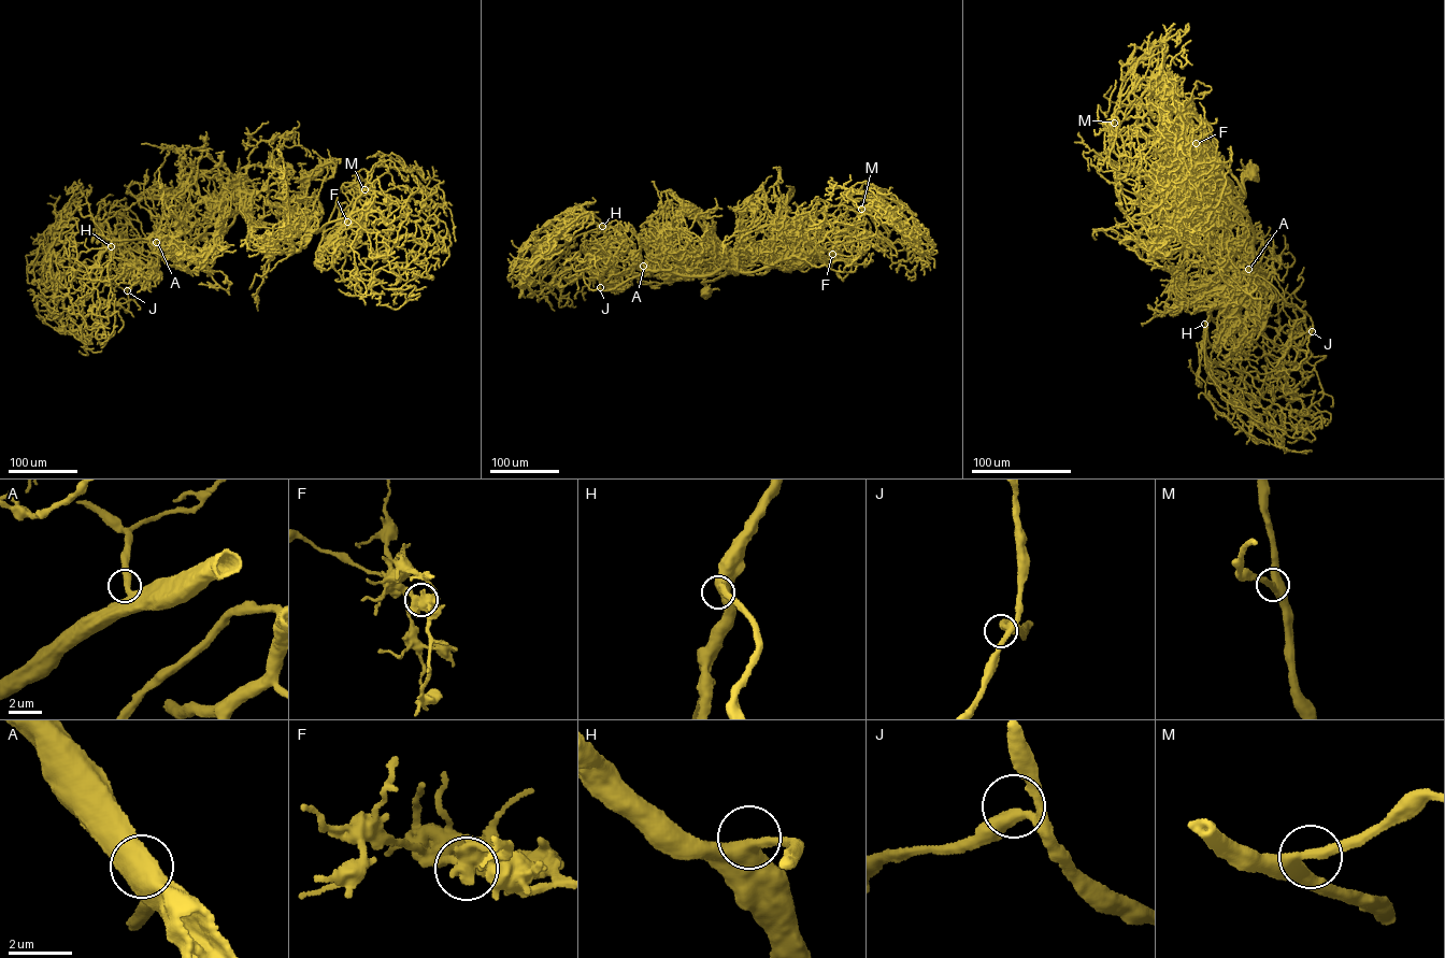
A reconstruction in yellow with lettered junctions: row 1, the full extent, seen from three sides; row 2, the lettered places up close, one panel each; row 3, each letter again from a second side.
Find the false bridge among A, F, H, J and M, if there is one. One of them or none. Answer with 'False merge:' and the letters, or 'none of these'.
False merge: F

